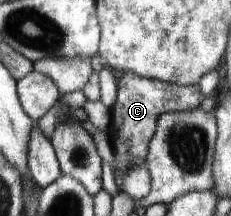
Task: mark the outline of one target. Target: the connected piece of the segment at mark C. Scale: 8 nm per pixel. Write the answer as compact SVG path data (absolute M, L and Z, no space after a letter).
M130 72L117 75L117 88L116 102L110 110L111 120L108 133L120 172L128 172L132 168L140 168L142 164L147 164L150 143L163 115L171 112L190 112L200 107L205 99L198 84L168 84L160 80L154 81L134 76Z

